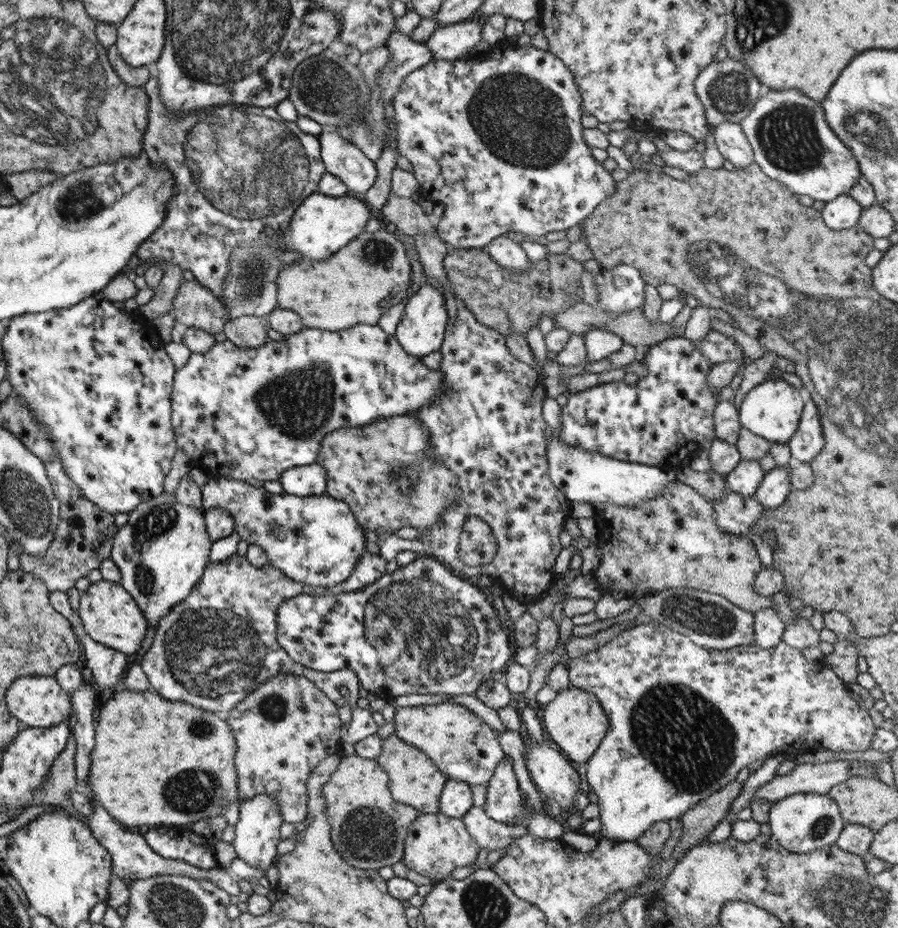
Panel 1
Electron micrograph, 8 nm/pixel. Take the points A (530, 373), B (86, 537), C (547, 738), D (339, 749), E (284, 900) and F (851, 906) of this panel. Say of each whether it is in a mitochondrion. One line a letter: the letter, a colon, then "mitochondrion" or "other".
A: other
B: other
C: other
D: other
E: other
F: mitochondrion

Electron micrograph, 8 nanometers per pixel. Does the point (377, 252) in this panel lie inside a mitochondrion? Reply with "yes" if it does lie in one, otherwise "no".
yes

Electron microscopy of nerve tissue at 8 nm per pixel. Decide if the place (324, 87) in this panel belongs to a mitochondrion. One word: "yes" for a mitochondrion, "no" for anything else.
yes

